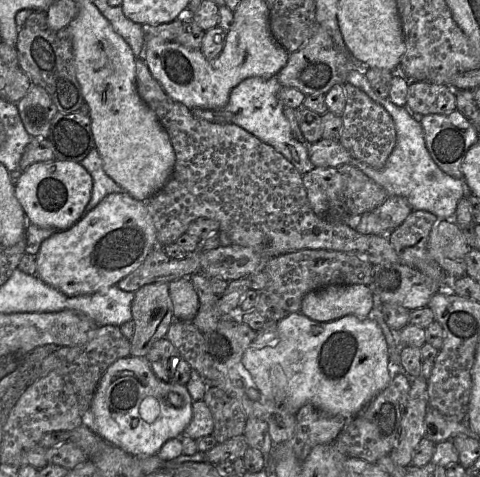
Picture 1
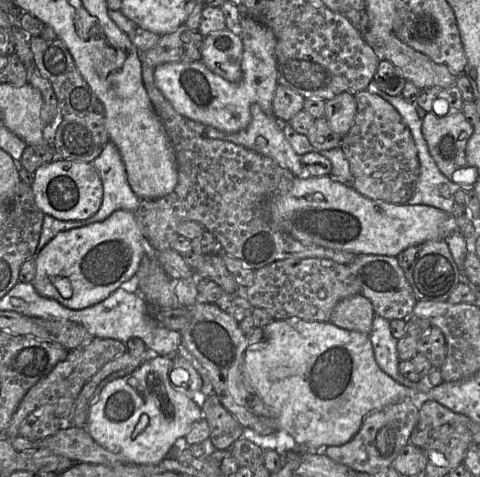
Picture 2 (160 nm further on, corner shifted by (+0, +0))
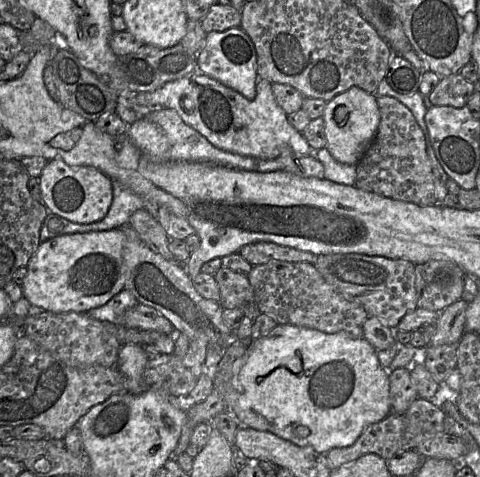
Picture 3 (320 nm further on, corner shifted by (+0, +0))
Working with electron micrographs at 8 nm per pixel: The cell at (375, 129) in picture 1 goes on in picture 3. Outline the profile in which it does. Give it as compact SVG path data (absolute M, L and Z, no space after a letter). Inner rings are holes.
M378 95L376 97L380 123L375 138L356 165L355 187L419 206L437 204L433 173L426 152L423 131L405 105L392 97Z

